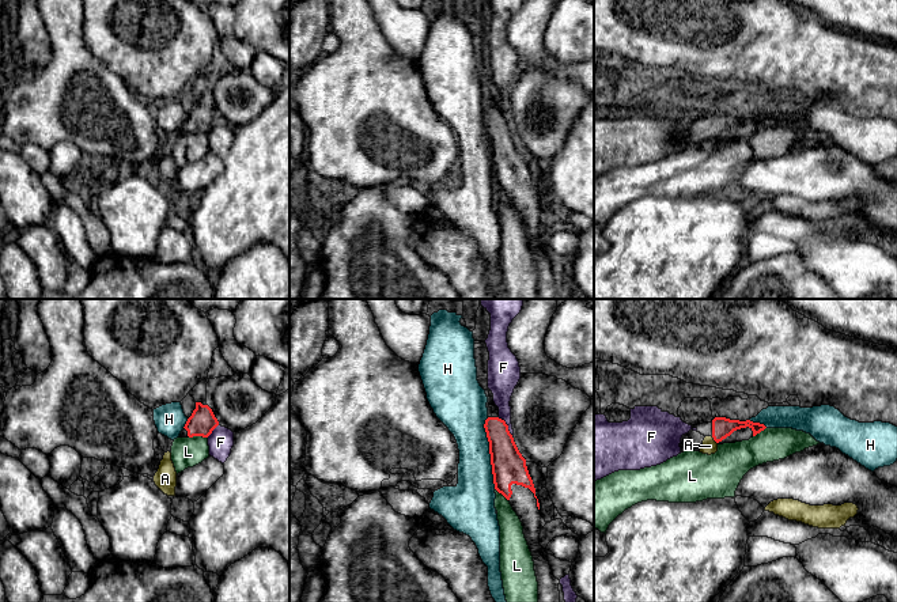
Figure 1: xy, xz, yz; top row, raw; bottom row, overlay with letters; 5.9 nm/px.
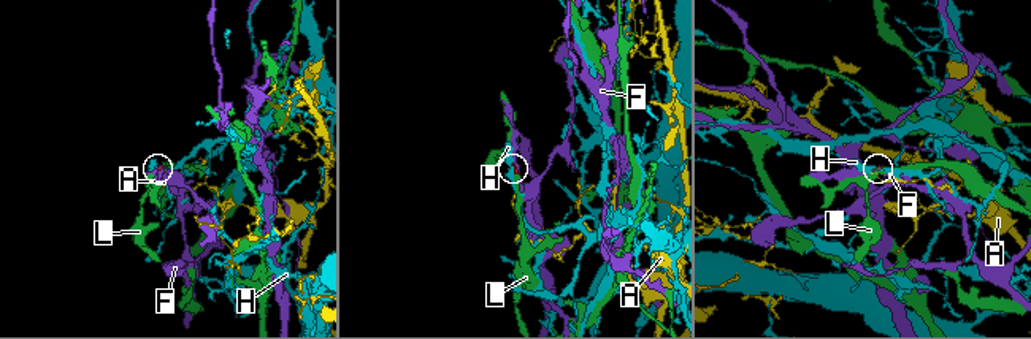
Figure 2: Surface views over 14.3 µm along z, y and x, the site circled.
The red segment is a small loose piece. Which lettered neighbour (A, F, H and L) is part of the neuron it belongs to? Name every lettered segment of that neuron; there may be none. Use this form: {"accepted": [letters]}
{"accepted": []}

